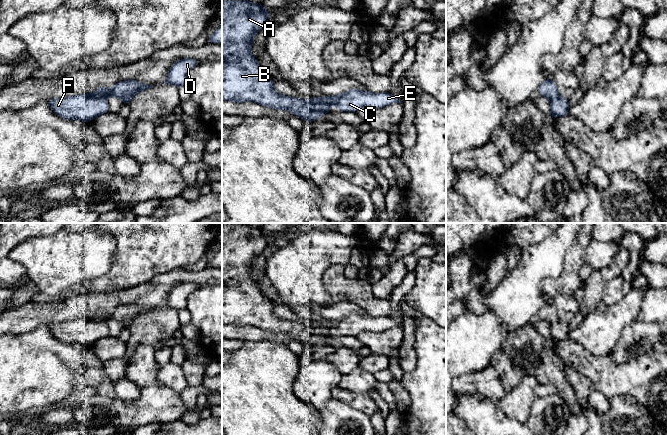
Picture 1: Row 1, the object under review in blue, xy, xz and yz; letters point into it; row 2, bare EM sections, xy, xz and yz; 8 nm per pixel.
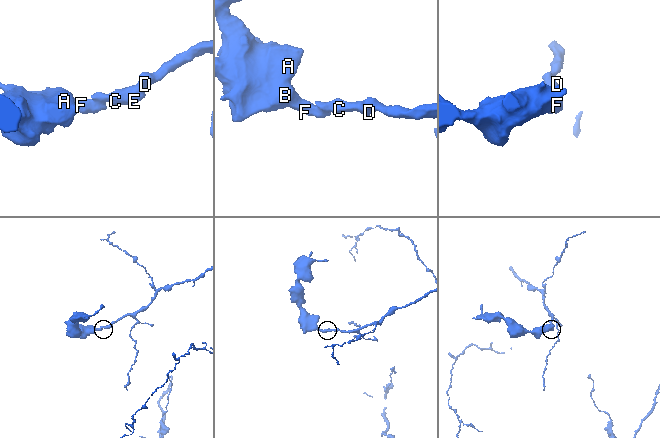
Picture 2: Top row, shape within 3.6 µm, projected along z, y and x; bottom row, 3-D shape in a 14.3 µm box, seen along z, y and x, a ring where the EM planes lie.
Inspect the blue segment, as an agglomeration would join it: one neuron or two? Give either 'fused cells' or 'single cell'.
fused cells

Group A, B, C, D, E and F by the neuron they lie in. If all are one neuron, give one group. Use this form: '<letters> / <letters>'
A B F / C D E

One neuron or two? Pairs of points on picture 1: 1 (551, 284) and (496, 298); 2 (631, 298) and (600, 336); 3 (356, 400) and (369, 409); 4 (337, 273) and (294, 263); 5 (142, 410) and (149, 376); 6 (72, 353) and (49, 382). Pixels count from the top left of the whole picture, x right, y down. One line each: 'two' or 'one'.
1: two
2: one
3: one
4: two
5: two
6: one

